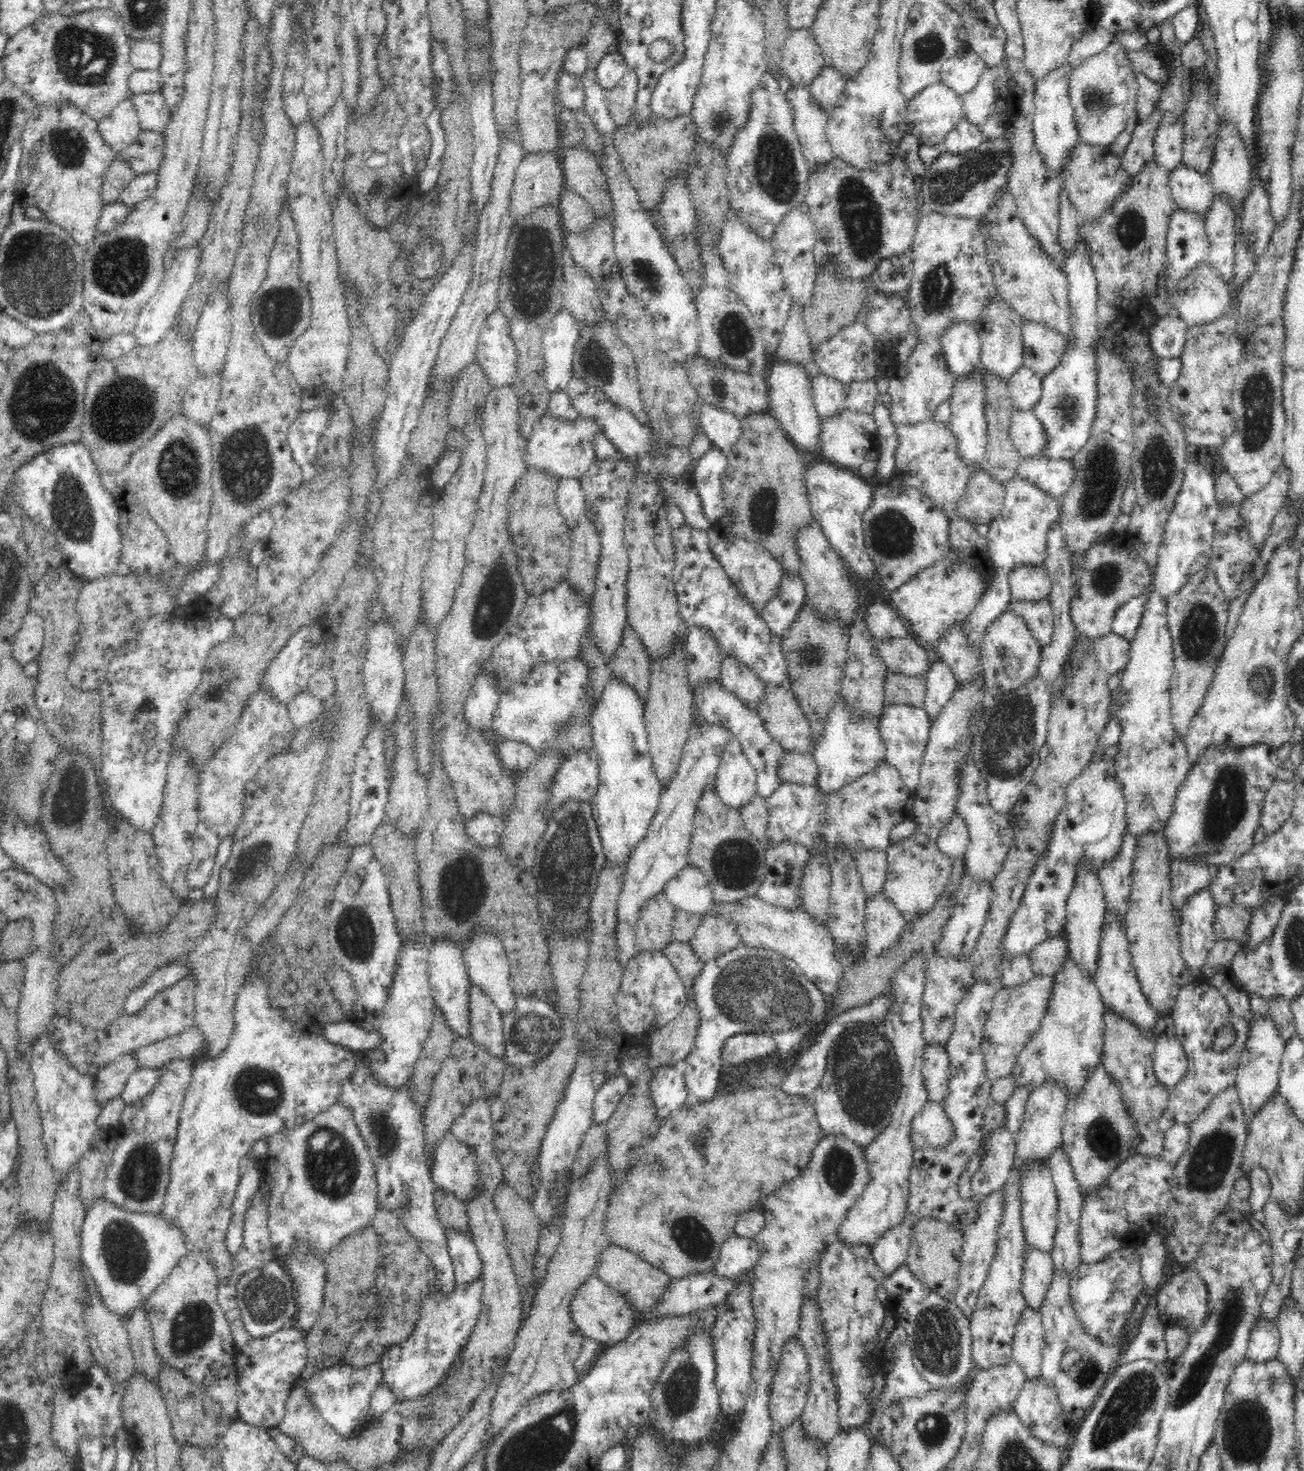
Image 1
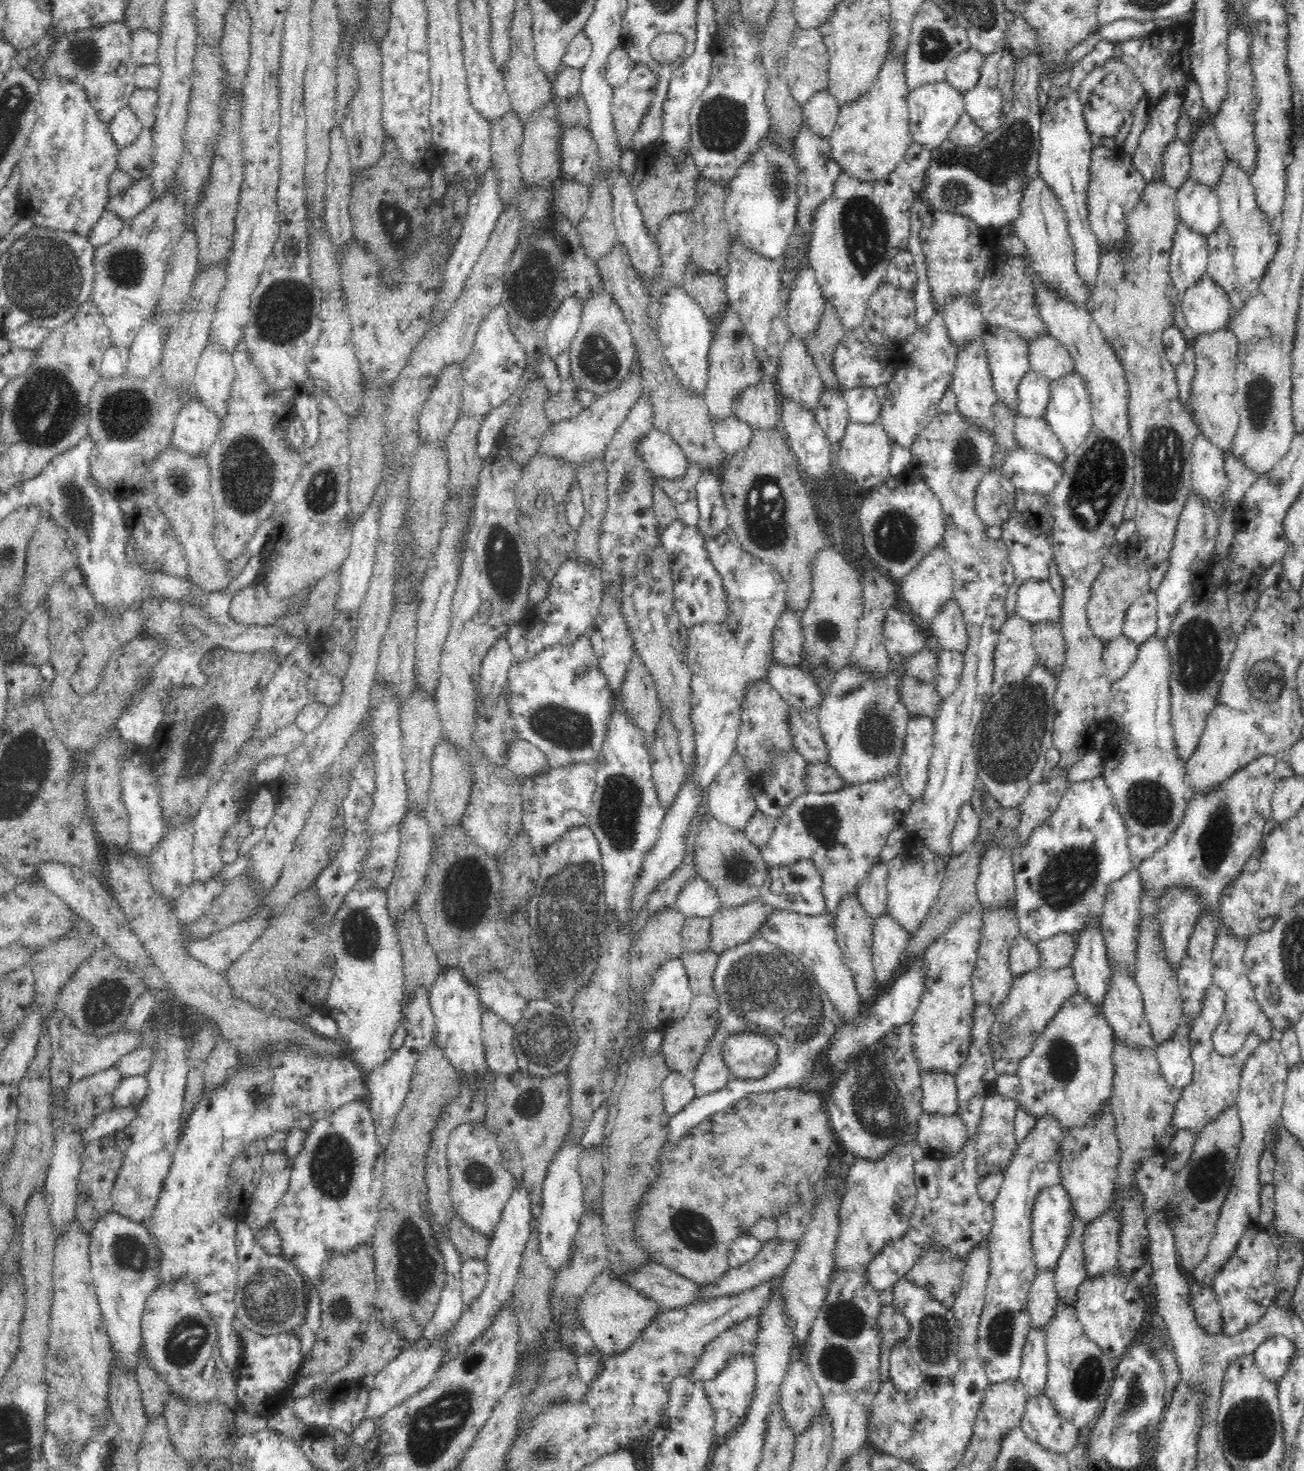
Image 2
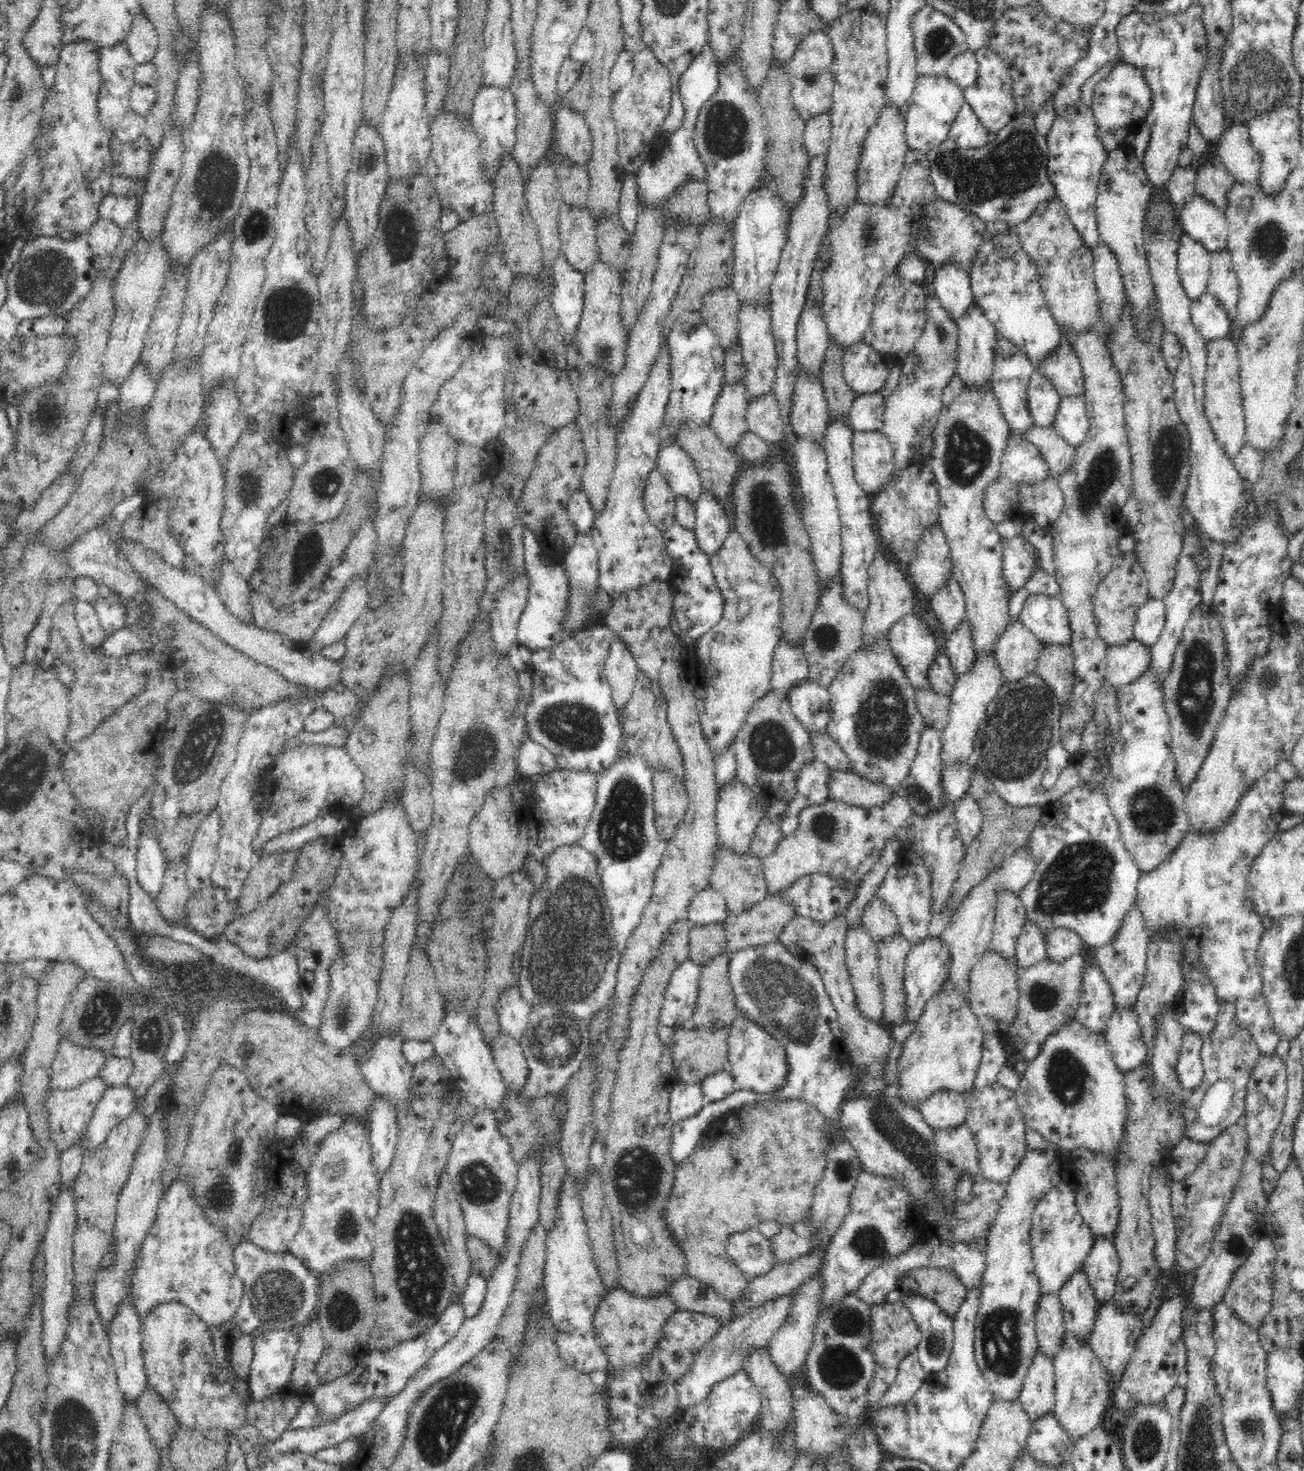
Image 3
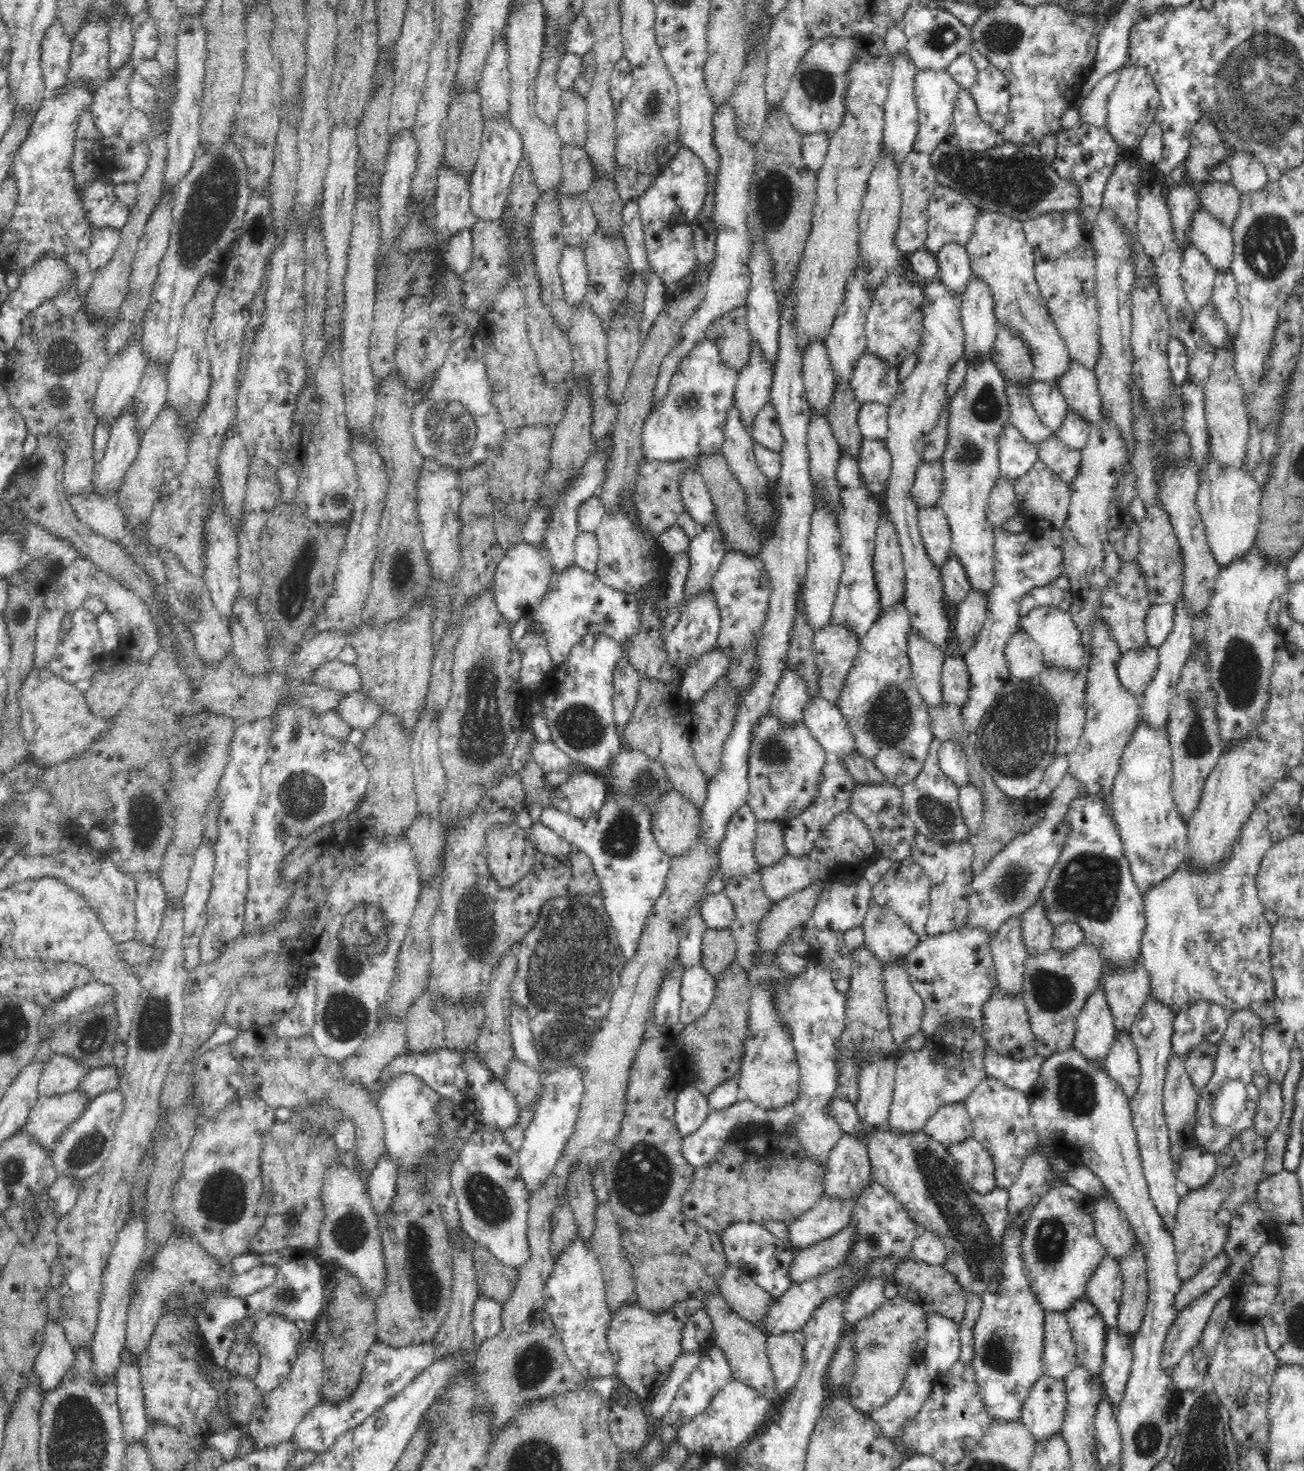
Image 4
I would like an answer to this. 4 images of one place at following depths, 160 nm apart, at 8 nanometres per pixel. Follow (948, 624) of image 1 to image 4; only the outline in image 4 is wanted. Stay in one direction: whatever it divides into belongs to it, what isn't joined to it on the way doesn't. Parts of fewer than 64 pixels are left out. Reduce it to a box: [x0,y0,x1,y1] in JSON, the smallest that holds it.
[919,506,951,571]

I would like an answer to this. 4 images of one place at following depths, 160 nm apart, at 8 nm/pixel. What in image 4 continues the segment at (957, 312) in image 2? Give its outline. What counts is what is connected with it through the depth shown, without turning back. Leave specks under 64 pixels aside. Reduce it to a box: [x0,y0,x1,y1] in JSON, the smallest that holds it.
[936,242,973,296]

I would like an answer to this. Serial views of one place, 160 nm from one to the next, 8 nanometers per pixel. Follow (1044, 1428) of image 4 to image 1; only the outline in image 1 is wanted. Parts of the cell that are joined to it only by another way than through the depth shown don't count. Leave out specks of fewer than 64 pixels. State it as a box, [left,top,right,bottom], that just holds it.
[1011,1305,1044,1378]

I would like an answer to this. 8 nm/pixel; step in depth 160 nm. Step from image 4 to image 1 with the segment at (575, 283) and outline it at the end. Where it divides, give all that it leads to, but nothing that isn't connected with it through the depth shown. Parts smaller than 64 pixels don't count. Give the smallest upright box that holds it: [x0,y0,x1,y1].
[543,308,580,391]

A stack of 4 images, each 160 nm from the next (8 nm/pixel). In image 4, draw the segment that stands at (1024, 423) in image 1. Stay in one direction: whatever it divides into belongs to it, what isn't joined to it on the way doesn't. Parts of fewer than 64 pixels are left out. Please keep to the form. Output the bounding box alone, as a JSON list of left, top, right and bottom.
[1037,432,1081,483]

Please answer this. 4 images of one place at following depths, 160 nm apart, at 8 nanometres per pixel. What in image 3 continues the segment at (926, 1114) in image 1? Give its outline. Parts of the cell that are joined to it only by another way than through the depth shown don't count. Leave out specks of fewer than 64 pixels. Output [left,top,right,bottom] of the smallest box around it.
[933,1123,982,1178]

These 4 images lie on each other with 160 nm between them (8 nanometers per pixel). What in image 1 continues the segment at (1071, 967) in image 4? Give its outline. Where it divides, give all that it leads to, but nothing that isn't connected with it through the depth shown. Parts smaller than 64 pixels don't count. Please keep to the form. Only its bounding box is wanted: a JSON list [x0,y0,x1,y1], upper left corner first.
[981,976,1056,1080]

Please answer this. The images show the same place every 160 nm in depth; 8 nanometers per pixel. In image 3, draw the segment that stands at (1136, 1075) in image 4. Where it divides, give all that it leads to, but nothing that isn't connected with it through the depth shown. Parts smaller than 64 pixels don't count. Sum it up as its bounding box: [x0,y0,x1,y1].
[1105,1008,1148,1074]

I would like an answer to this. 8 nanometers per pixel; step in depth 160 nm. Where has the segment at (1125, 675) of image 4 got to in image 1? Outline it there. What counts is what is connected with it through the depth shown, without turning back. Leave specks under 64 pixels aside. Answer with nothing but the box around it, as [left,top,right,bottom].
[1093,631,1130,675]

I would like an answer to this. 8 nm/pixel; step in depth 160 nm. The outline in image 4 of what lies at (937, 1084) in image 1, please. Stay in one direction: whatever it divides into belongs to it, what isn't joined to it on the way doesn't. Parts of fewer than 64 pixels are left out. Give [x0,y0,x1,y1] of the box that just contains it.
[923,1102,972,1148]

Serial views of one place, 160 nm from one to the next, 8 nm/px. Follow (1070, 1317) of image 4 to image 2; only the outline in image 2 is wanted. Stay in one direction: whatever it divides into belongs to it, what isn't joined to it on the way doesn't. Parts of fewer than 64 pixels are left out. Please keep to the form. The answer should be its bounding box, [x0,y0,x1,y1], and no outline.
[1054,1211,1088,1308]

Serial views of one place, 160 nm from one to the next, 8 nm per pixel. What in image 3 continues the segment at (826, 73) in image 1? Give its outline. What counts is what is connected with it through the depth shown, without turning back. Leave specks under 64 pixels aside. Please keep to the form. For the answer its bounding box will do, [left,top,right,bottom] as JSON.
[803,111,832,159]

